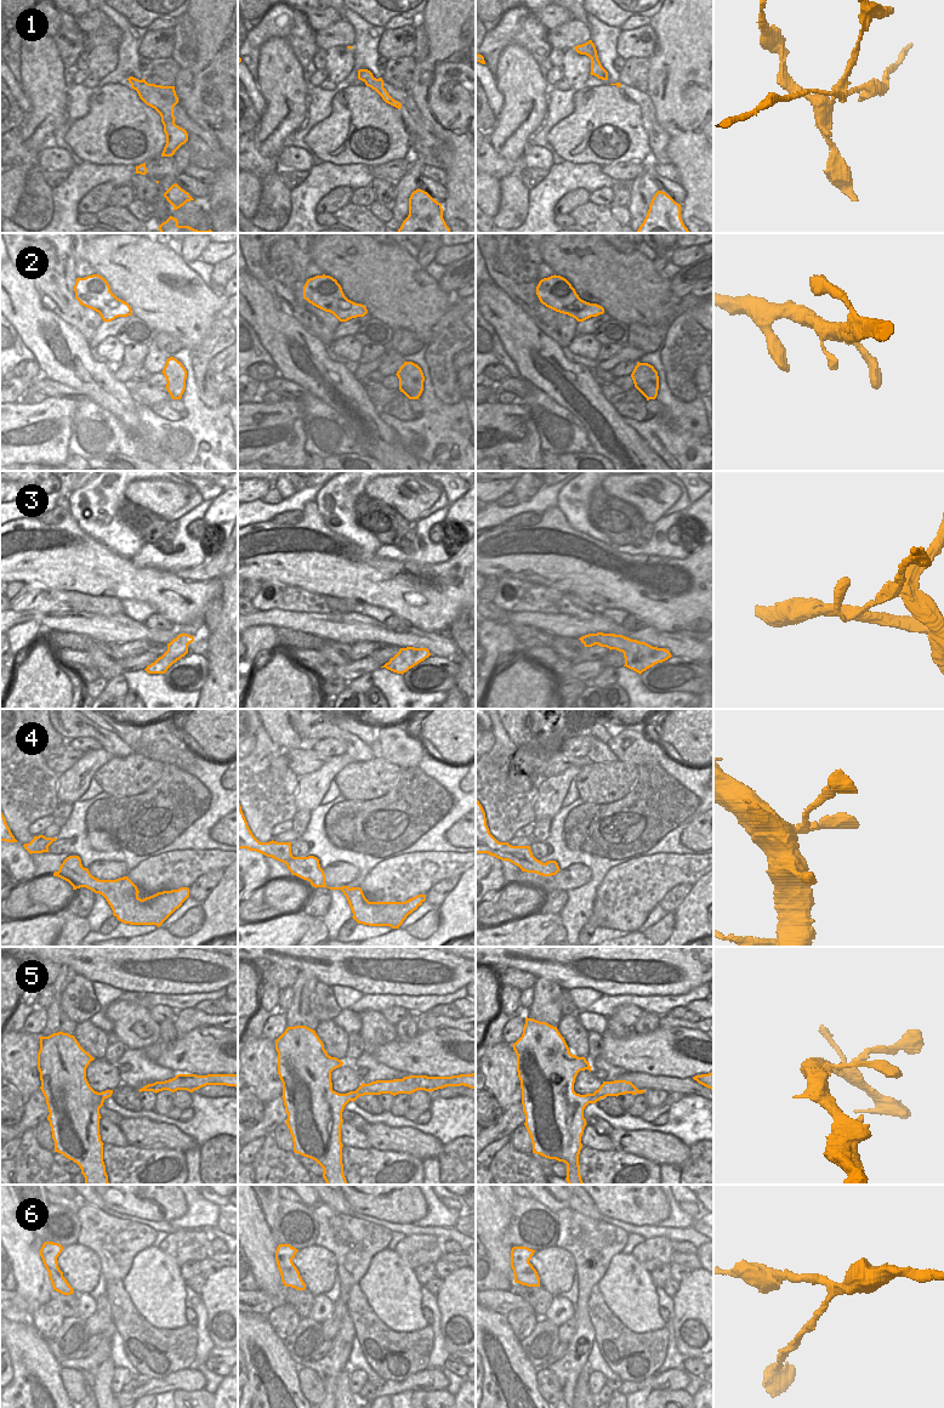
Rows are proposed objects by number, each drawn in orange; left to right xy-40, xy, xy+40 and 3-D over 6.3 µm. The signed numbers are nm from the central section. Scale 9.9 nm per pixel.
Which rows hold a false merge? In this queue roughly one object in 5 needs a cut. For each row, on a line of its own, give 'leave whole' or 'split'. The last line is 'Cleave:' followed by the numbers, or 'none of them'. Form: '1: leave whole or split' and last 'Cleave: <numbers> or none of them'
1: split
2: leave whole
3: split
4: leave whole
5: leave whole
6: leave whole
Cleave: 1, 3

